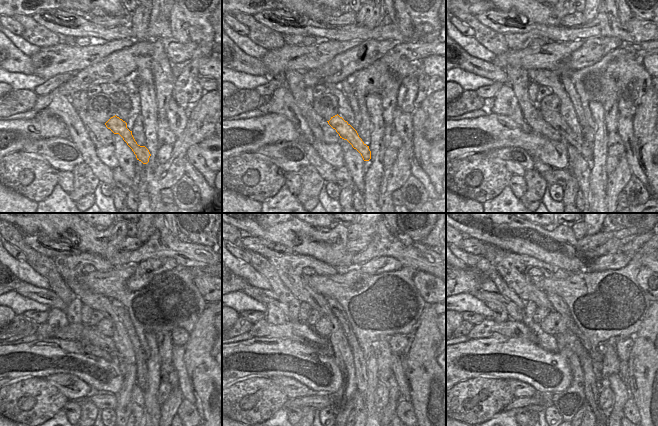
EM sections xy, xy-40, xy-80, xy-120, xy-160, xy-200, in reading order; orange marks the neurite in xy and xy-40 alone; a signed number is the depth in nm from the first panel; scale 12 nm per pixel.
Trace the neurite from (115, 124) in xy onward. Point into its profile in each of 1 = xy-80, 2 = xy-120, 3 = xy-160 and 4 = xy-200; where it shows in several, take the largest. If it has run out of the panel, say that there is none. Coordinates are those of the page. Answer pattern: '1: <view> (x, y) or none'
1: xy-80 (554, 119)
2: xy-120 (84, 334)
3: xy-160 (294, 330)
4: xy-200 (487, 328)

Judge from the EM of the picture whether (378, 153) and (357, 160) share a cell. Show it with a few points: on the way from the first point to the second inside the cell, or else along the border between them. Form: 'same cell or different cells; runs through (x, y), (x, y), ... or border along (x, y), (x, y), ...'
different cells; border along (364, 161), (367, 166)

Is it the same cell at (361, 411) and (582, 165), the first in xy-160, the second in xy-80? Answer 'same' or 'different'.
same

